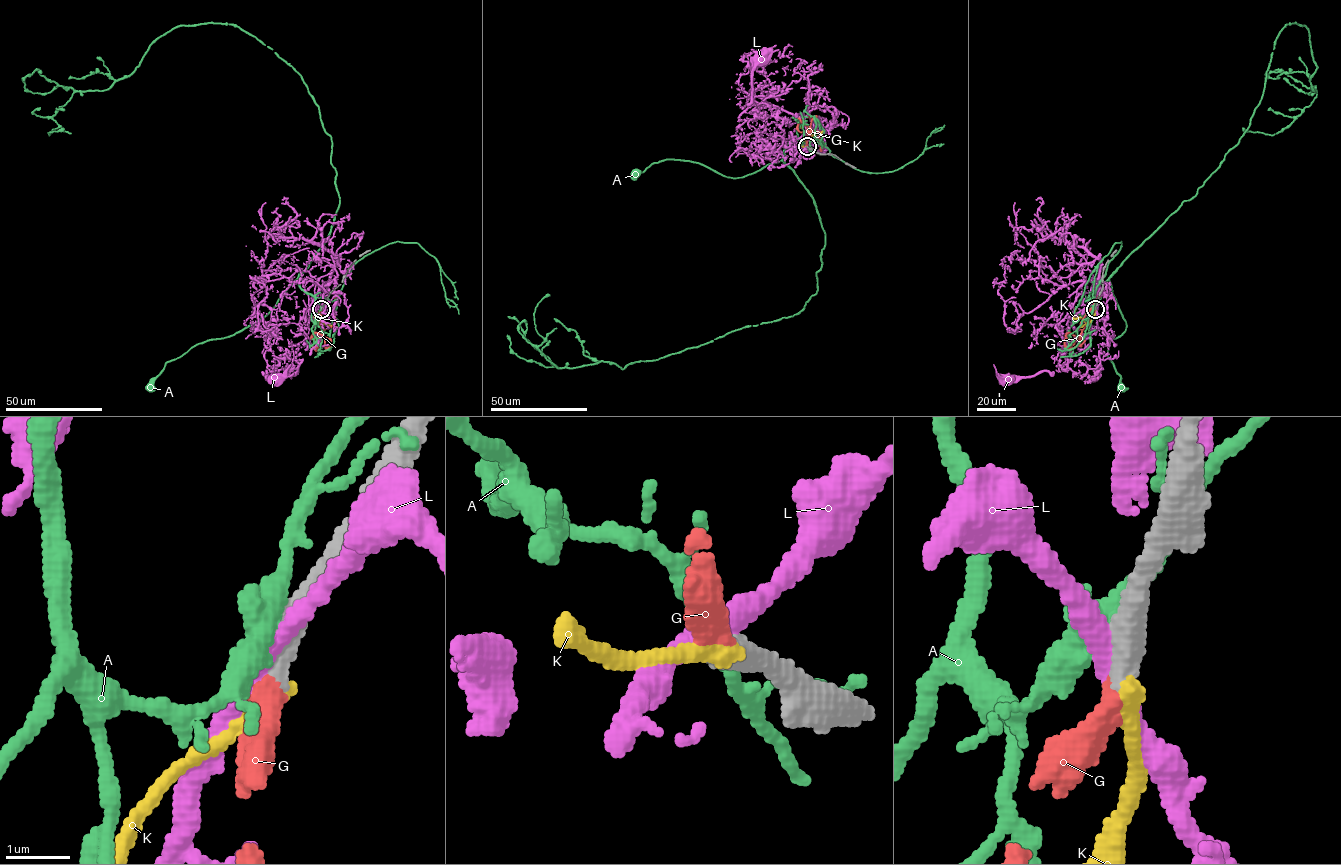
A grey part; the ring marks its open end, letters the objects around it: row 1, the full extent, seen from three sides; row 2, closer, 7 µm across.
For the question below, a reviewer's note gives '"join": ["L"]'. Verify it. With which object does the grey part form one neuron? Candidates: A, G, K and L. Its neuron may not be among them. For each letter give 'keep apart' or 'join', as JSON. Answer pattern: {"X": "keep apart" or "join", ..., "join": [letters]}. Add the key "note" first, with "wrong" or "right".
{"note": "wrong", "A": "keep apart", "G": "join", "K": "keep apart", "L": "keep apart", "join": ["G"]}

